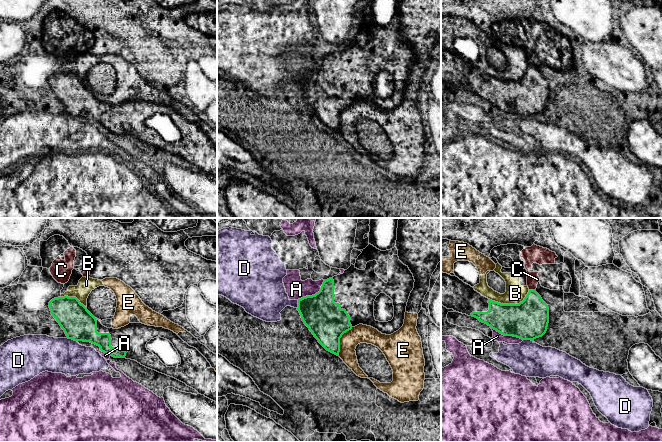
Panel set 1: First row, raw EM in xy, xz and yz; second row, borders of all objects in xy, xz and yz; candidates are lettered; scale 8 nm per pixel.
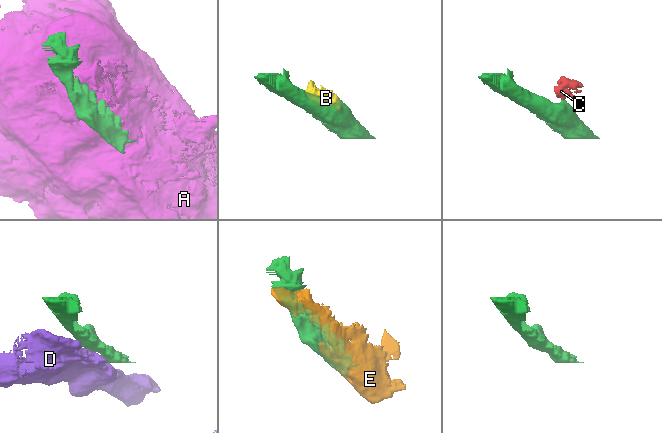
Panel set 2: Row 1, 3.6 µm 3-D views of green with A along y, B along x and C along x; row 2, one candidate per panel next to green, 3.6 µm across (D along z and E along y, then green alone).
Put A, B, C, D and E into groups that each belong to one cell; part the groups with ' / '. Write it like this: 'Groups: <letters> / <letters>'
Groups: A / B E / C / D

